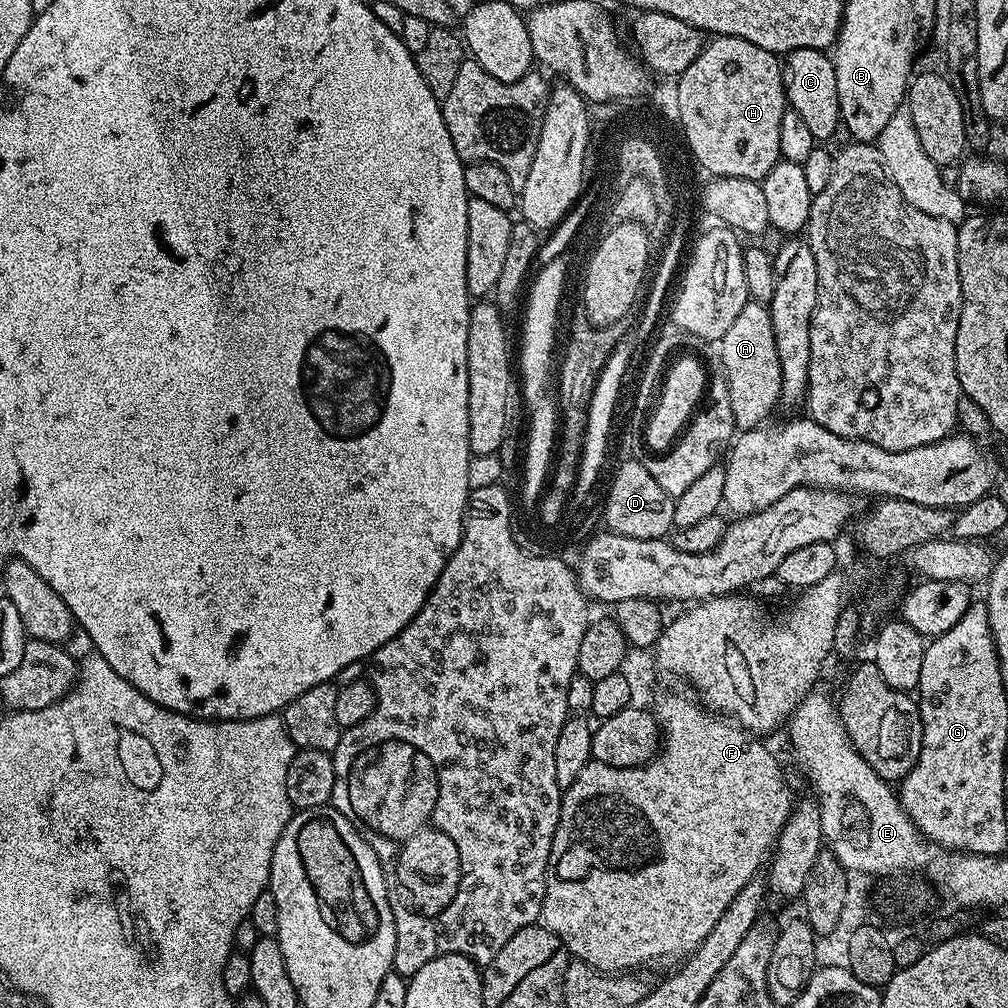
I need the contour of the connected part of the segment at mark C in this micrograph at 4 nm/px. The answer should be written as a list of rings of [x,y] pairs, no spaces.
[[[799,48],[787,53],[782,60],[784,73],[784,99],[787,107],[806,122],[810,134],[817,142],[828,142],[841,127],[840,107],[838,106],[838,78],[834,78],[832,57],[827,51],[818,48]]]

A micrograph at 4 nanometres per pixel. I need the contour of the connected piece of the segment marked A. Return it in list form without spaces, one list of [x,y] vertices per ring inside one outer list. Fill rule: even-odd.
[[[750,302],[742,306],[738,318],[734,318],[730,330],[722,334],[718,341],[720,364],[728,389],[730,390],[730,410],[734,410],[737,429],[758,428],[780,399],[780,367],[778,350],[774,346],[774,326],[770,322],[768,305]]]

